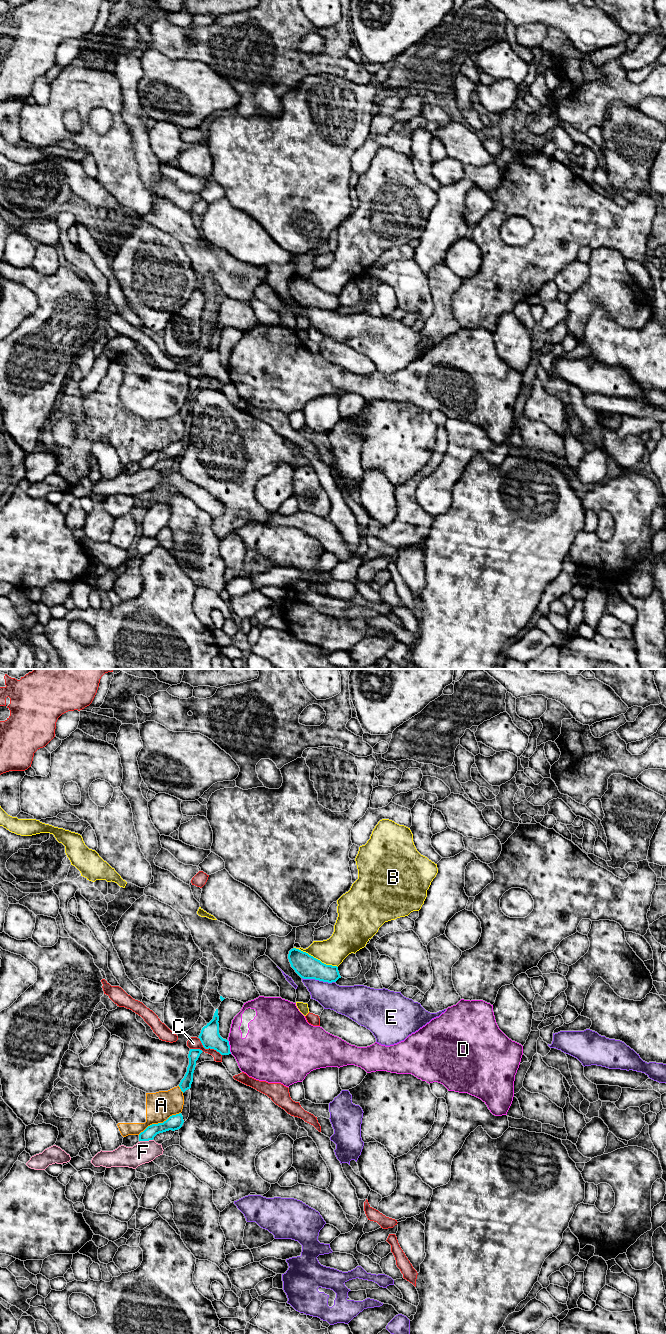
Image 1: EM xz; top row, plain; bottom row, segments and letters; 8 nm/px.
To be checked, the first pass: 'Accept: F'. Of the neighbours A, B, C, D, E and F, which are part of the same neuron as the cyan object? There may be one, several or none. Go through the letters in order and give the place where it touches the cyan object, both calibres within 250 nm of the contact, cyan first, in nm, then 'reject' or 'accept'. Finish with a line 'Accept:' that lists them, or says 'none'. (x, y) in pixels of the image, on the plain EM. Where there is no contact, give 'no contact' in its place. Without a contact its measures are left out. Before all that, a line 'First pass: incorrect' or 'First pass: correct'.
First pass: incorrect
A: contact xz (159, 451); calibres 120 and 220 nm; reject
B: contact xz (315, 286); calibres 190 and 220 nm; reject
C: contact xz (208, 376); calibres 160 and 100 nm; reject
D: contact xz (229, 375); calibres 160 and 360 nm; reject
E: contact xz (318, 307); calibres 190 and 220 nm; reject
F: contact xz (146, 468); calibres 110 and 180 nm; reject
Accept: none

